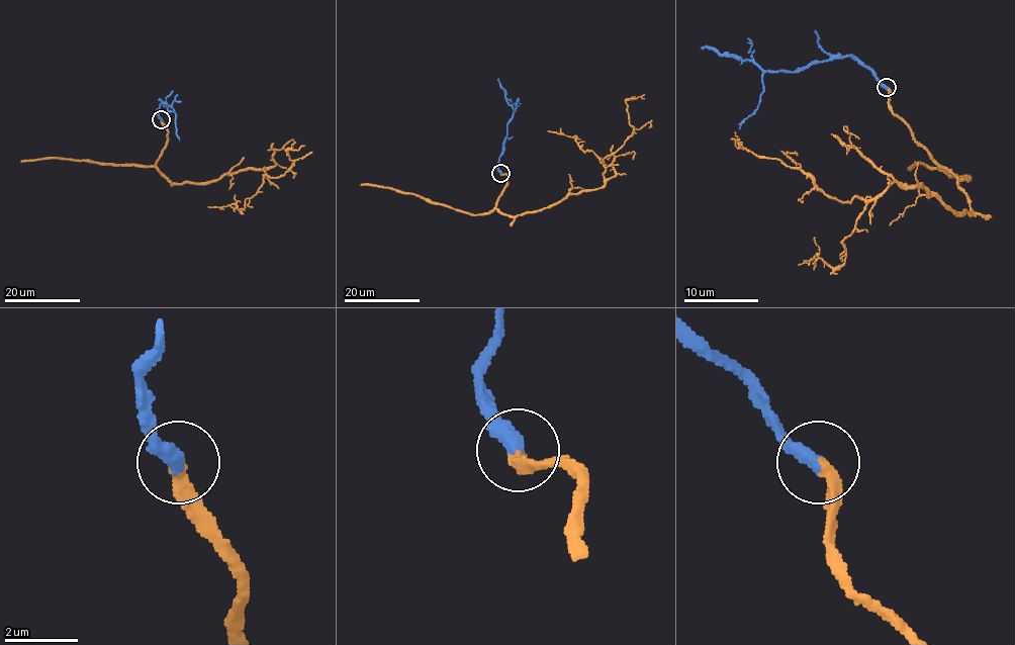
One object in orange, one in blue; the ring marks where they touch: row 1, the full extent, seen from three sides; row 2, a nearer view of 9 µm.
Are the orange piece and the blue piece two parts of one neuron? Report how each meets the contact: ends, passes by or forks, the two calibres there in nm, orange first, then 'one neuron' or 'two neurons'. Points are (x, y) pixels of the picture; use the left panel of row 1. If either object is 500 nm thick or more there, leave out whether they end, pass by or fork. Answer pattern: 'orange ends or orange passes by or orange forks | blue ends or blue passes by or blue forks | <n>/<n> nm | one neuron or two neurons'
orange ends | blue ends | 340/440 nm | one neuron

